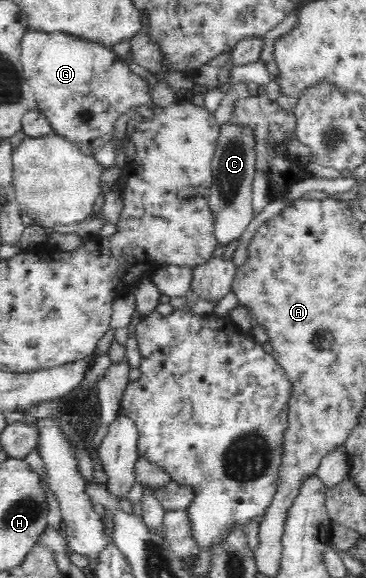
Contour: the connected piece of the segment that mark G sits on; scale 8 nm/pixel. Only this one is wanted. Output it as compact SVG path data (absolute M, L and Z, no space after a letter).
M28 30L20 42L24 78L33 89L37 108L49 119L53 134L64 137L81 153L92 156L102 148L113 132L113 120L121 114L121 108L147 104L150 97L150 84L131 71L126 59L116 58L115 53L106 46L73 37L67 33L45 33Z

